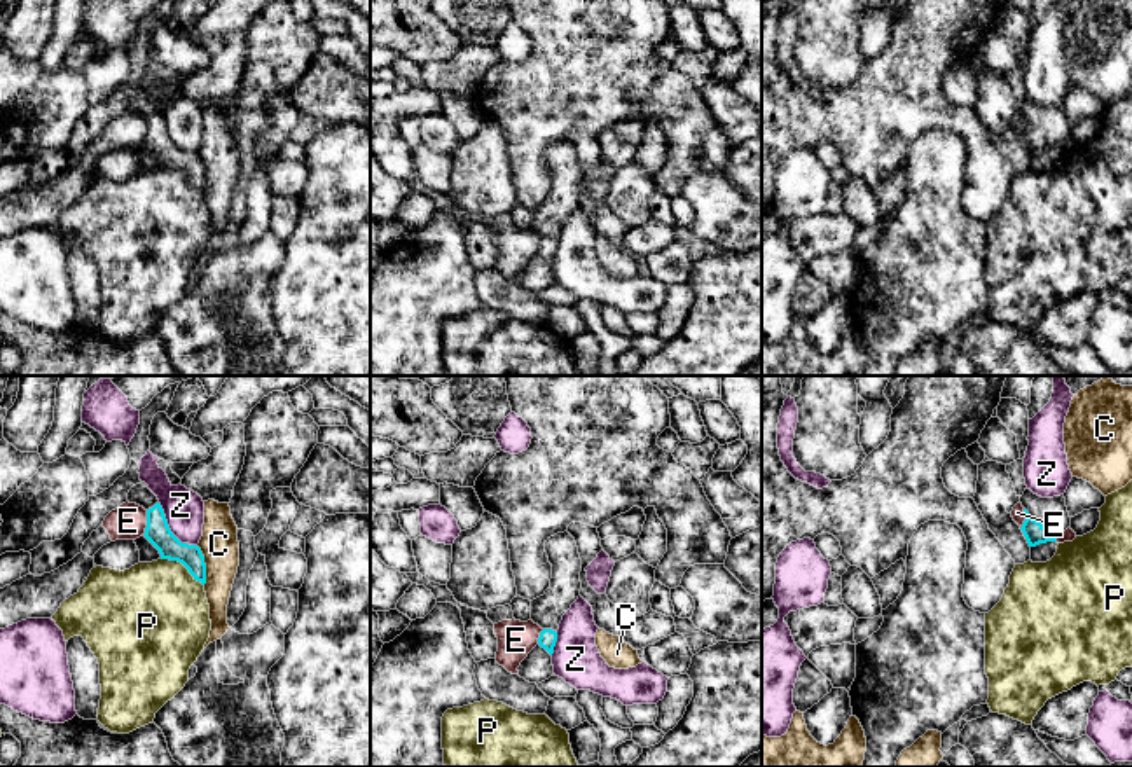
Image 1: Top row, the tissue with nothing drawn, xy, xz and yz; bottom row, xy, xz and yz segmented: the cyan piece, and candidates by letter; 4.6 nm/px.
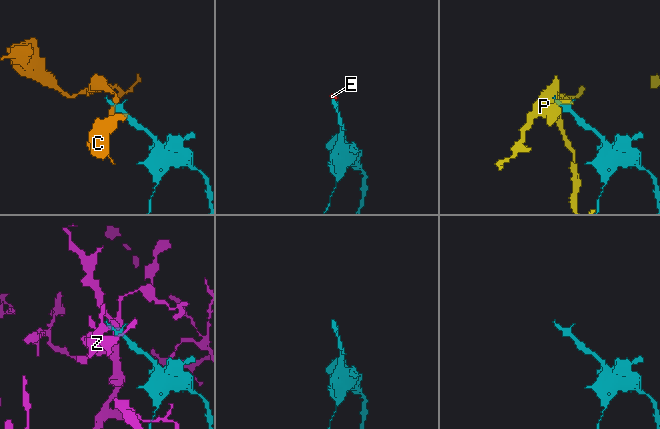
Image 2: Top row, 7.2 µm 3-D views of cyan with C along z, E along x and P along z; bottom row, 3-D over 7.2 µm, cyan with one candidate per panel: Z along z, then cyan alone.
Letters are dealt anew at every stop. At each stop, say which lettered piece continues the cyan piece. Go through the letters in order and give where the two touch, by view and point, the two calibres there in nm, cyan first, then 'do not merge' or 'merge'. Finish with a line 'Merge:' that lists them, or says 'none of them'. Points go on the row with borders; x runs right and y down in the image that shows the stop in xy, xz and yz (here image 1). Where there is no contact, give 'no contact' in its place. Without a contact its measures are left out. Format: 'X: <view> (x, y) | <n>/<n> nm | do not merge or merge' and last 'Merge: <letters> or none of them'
C: xy (205, 565) | 110/180 nm | do not merge
E: xy (147, 523) | 120/160 nm | do not merge
P: xy (182, 563) | 120/460 nm | do not merge
Z: xy (170, 530) | 120/190 nm | do not merge
Merge: none of them

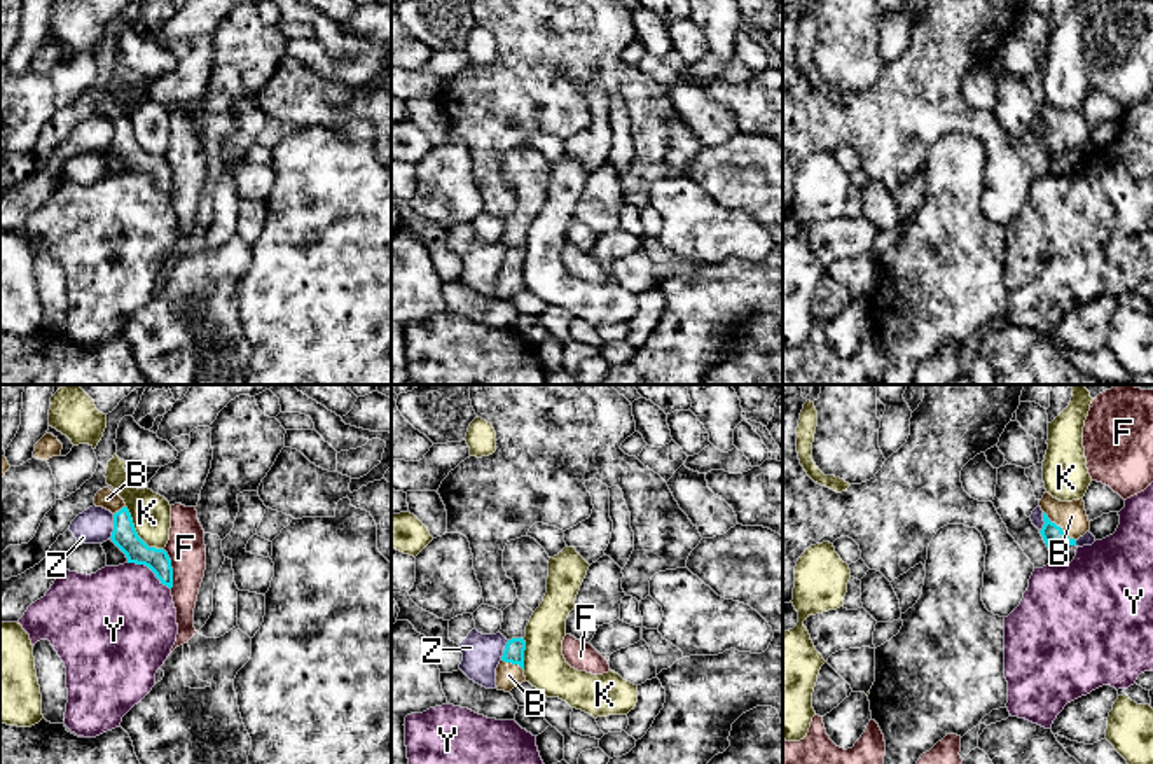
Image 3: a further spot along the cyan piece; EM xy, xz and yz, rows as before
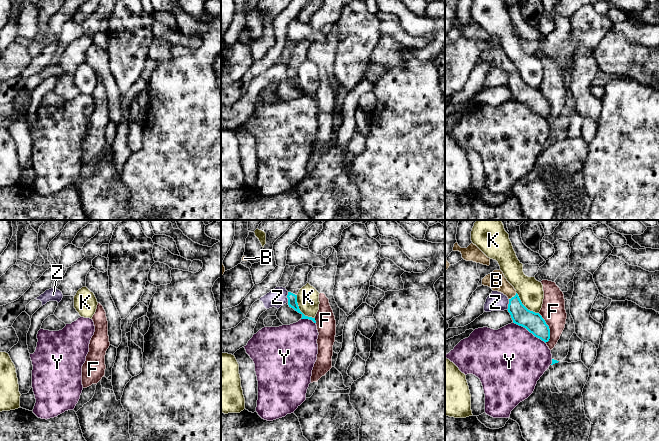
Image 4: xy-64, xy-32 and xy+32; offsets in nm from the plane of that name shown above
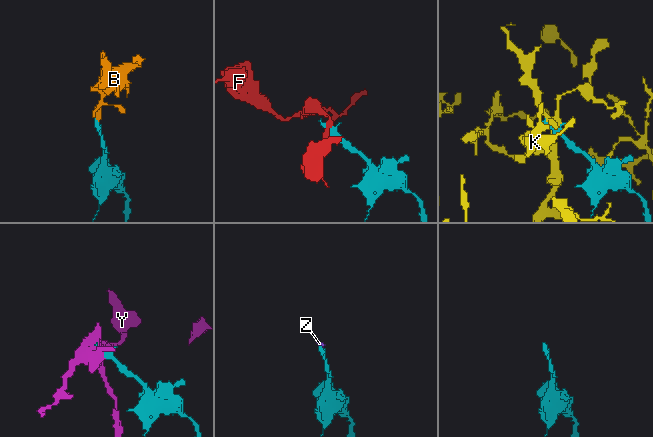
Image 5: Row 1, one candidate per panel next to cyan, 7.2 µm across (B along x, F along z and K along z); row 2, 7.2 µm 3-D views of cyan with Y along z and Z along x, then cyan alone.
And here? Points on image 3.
B: yz (1059, 527) | 100/140 nm | merge
F: xy (172, 569) | 110/180 nm | do not merge
K: xy (137, 534) | 120/190 nm | do not merge
Y: xy (149, 567) | 120/460 nm | do not merge
Z: xy (114, 527) | 120/160 nm | do not merge
Merge: B

